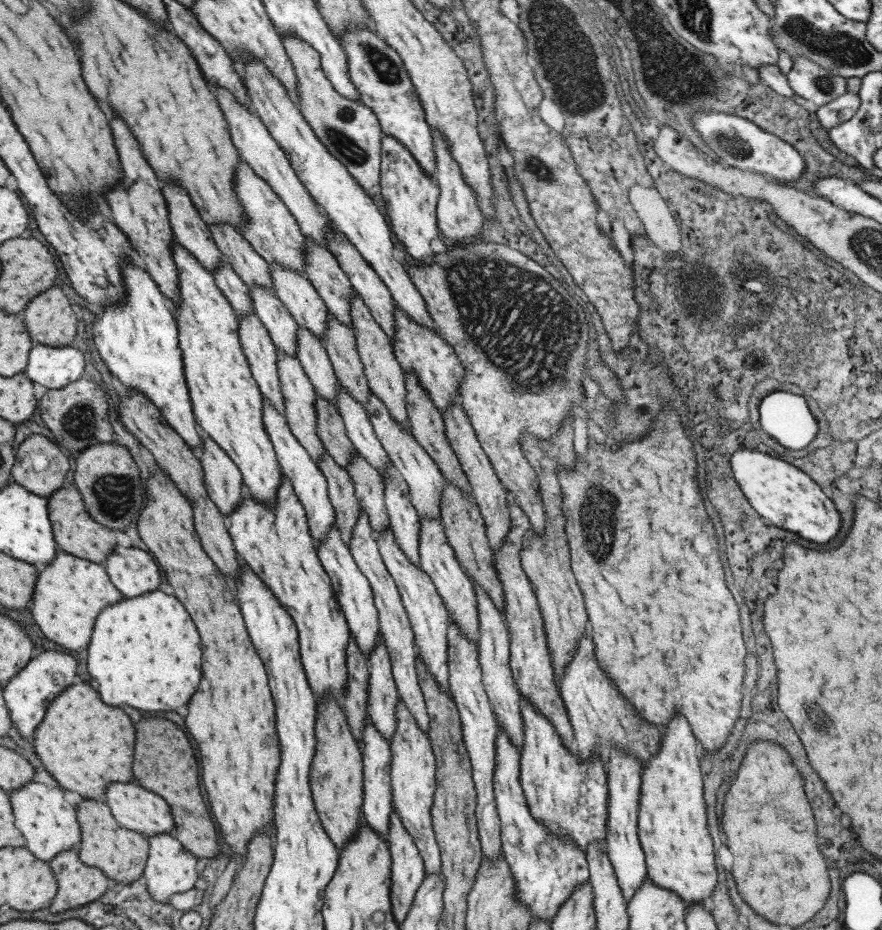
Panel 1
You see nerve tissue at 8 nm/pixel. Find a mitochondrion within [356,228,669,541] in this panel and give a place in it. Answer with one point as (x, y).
(528, 329)

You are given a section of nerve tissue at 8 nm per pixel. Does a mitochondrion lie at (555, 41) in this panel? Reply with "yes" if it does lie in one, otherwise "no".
yes

